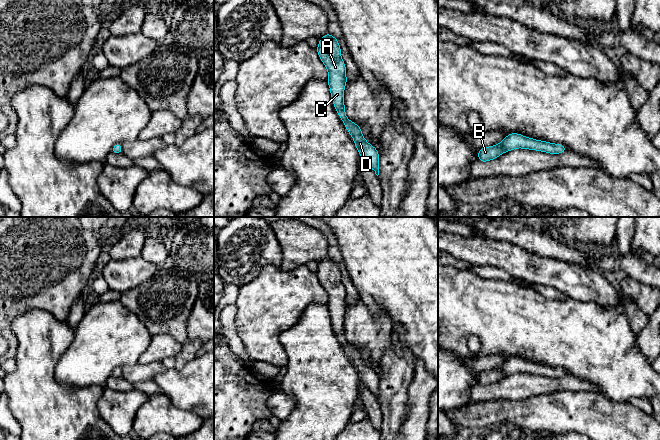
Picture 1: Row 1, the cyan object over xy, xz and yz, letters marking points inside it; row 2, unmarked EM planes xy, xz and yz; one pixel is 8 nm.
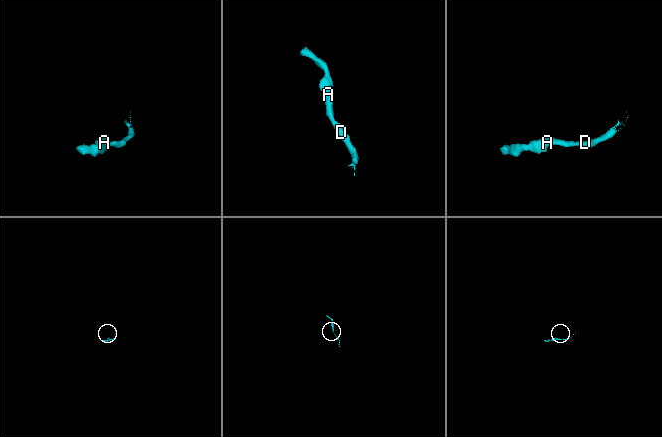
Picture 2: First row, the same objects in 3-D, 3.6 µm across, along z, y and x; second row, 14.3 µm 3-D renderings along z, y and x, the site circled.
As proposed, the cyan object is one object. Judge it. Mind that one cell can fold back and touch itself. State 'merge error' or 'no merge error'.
no merge error

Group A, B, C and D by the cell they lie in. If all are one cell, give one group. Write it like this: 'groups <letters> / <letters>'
groups A B C D

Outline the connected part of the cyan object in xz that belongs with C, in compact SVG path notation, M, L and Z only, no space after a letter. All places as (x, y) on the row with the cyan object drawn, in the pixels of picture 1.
M326 33L318 43L316 49L319 58L328 70L328 85L333 105L345 128L352 136L360 157L371 167L375 174L379 175L379 153L369 144L361 132L361 127L350 121L345 113L344 89L347 83L346 66L341 57L341 48L338 40Z

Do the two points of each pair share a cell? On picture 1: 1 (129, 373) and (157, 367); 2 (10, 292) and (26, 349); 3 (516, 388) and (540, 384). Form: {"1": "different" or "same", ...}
{"1": "same", "2": "different", "3": "same"}

